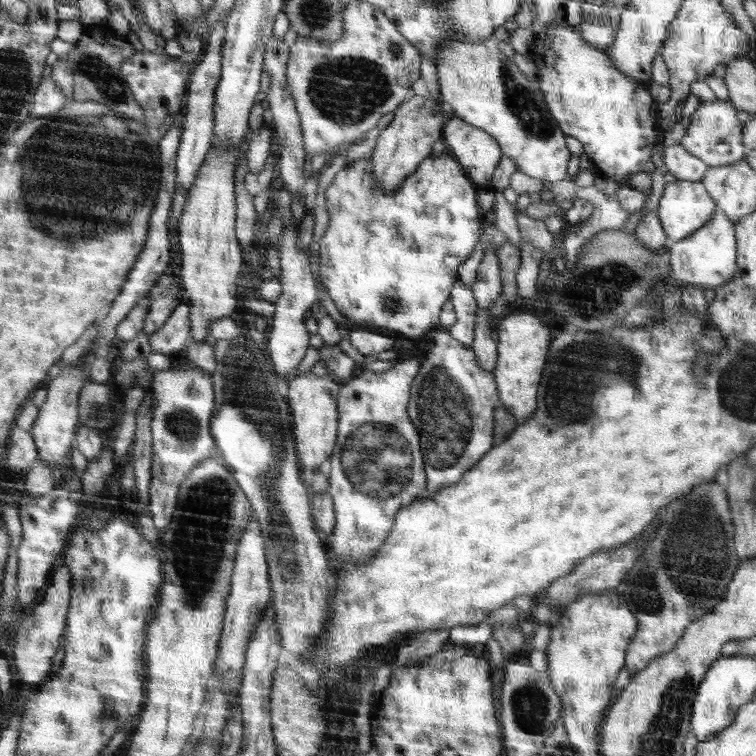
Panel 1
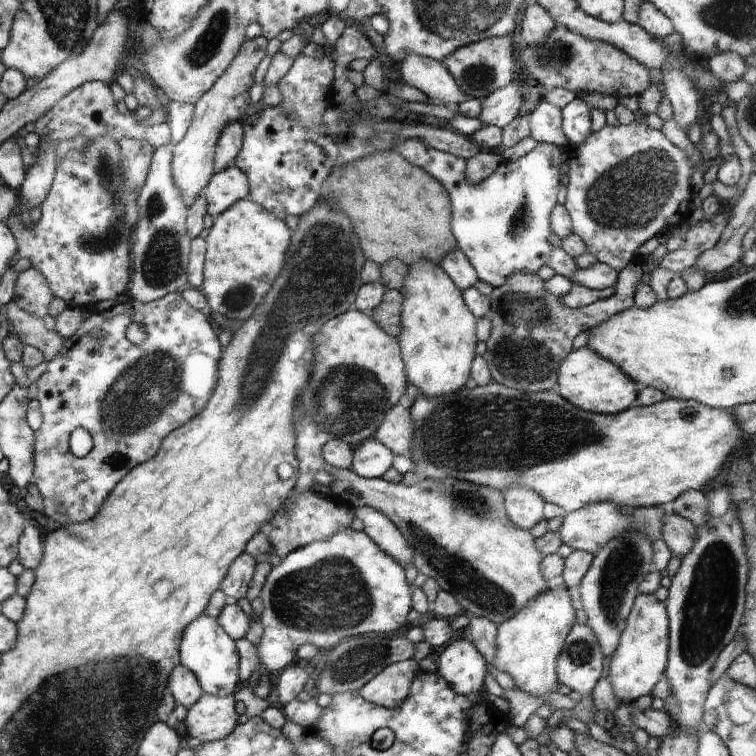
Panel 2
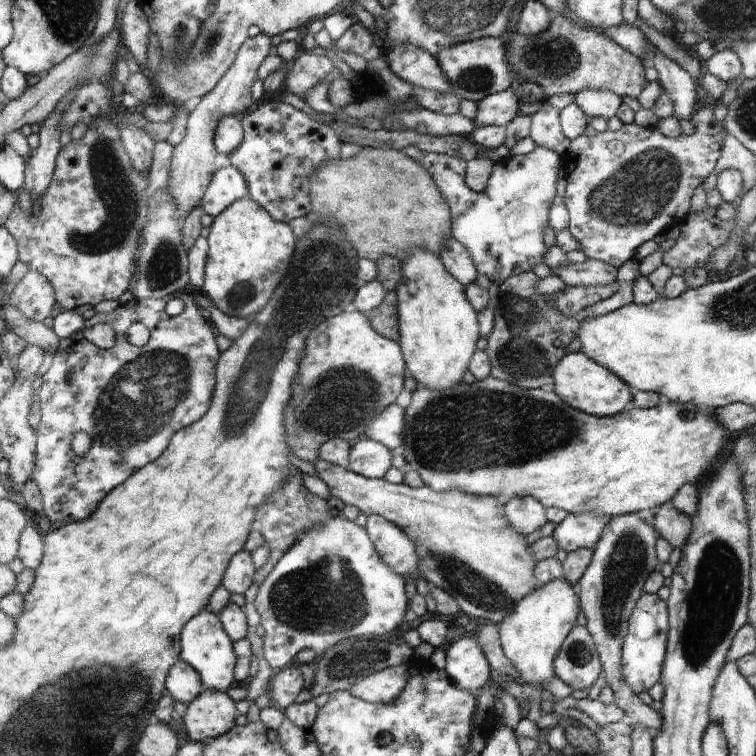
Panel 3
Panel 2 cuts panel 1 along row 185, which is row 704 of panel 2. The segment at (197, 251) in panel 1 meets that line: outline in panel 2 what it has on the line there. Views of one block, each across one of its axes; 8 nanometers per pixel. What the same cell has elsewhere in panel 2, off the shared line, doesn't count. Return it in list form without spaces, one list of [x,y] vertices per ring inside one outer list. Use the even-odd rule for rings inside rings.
[[[203,693],[198,702],[187,709],[185,725],[192,738],[210,743],[227,738],[235,731],[236,701],[232,697],[220,697]]]

